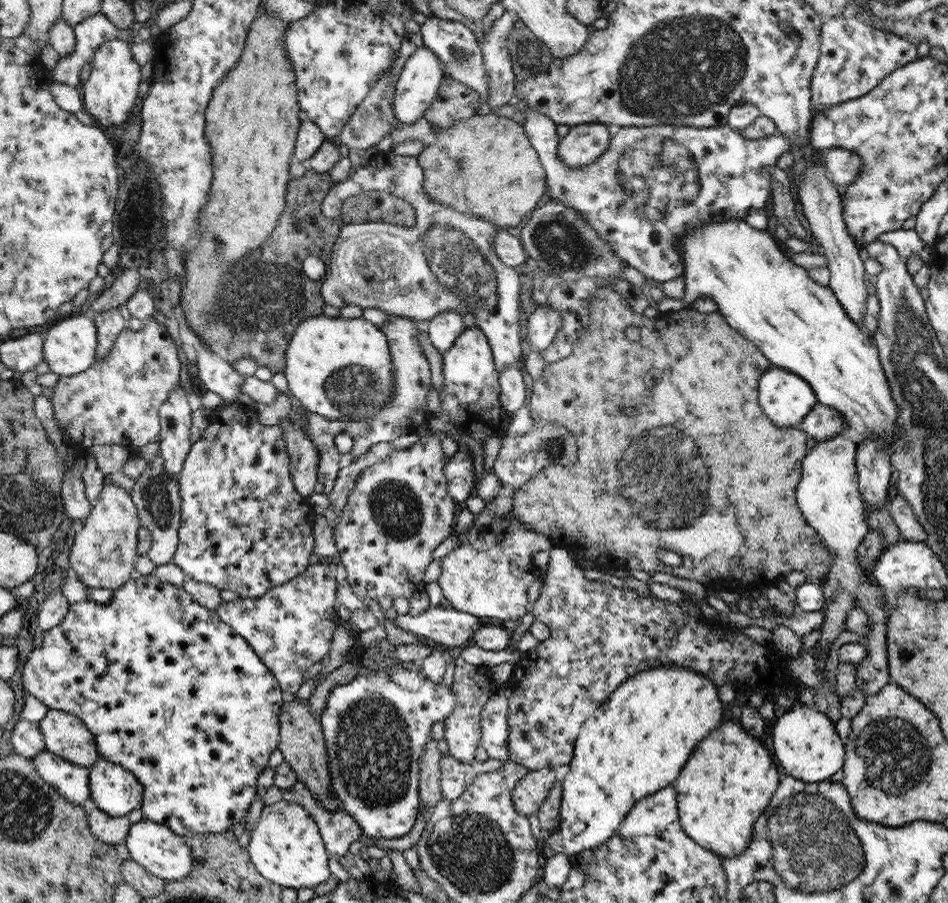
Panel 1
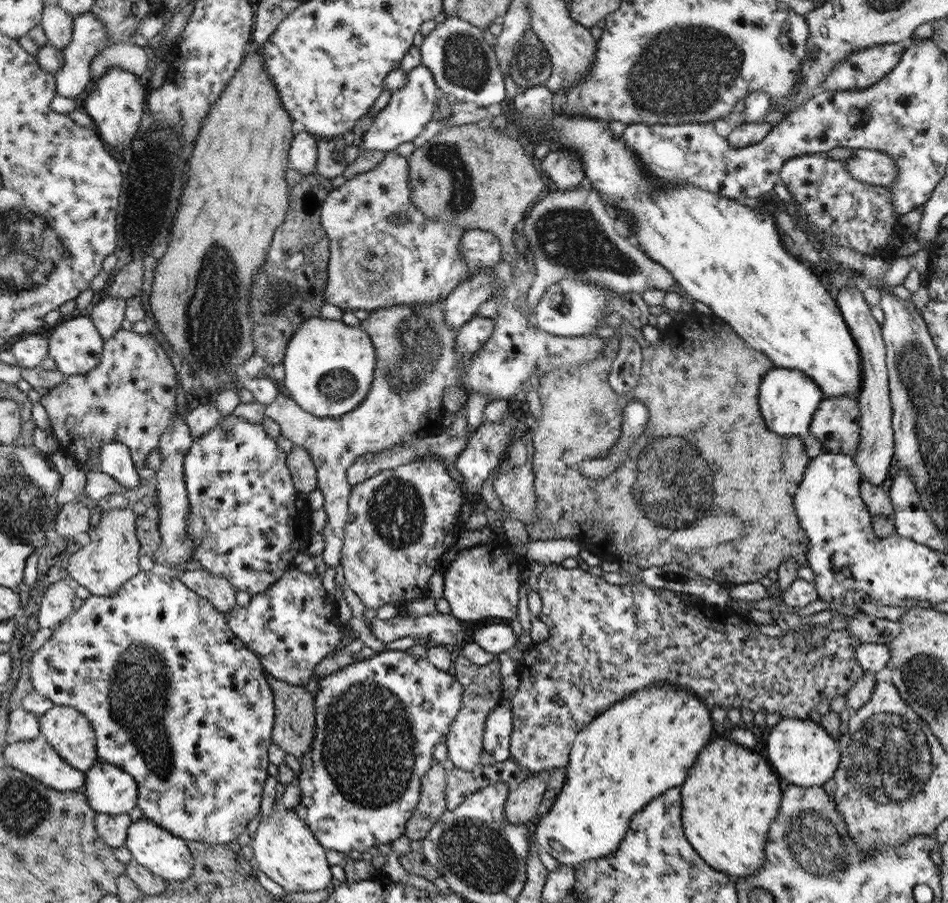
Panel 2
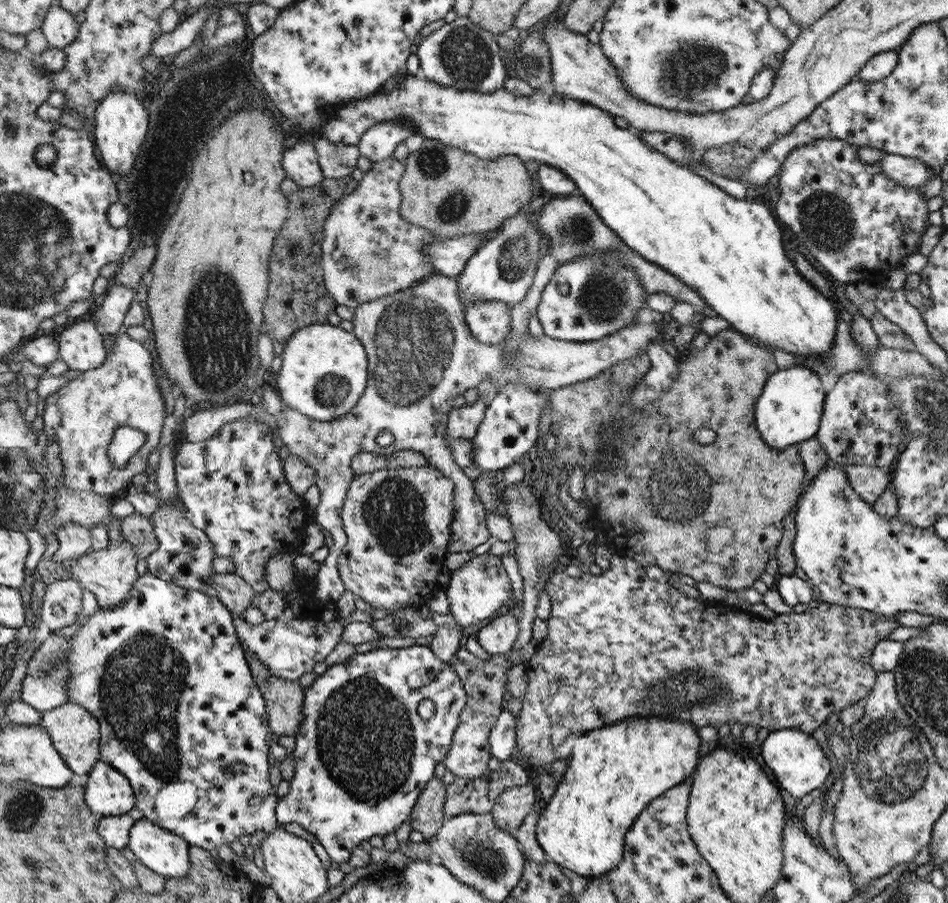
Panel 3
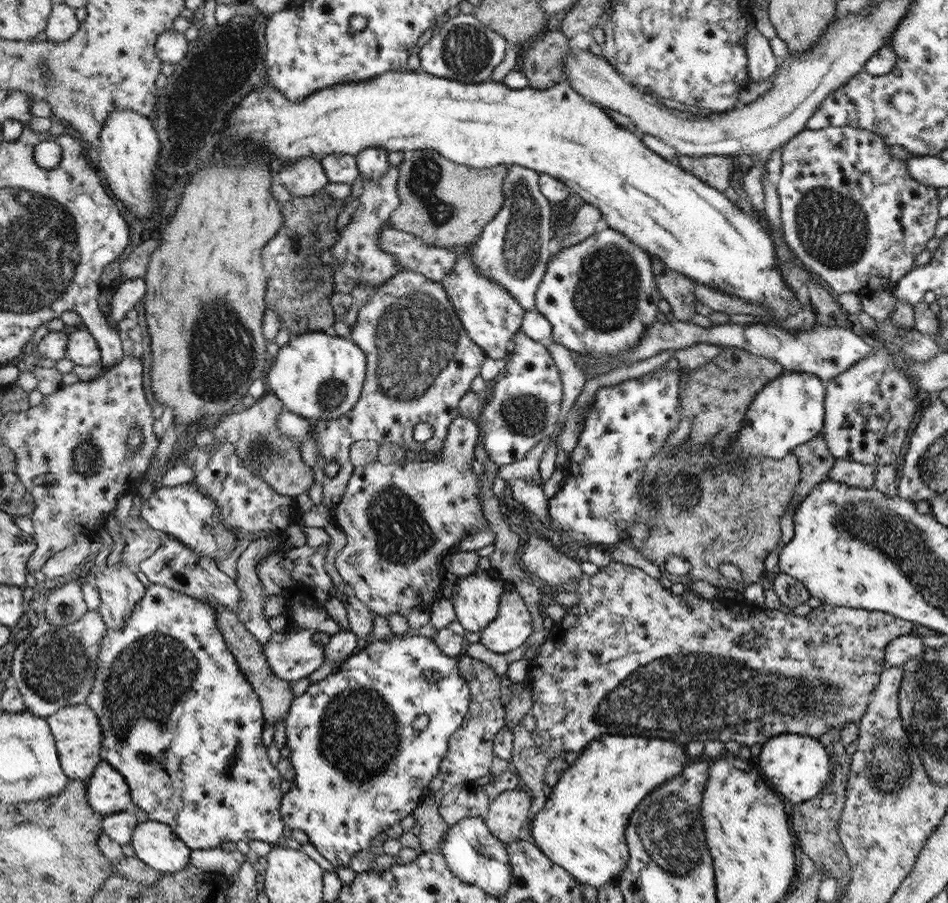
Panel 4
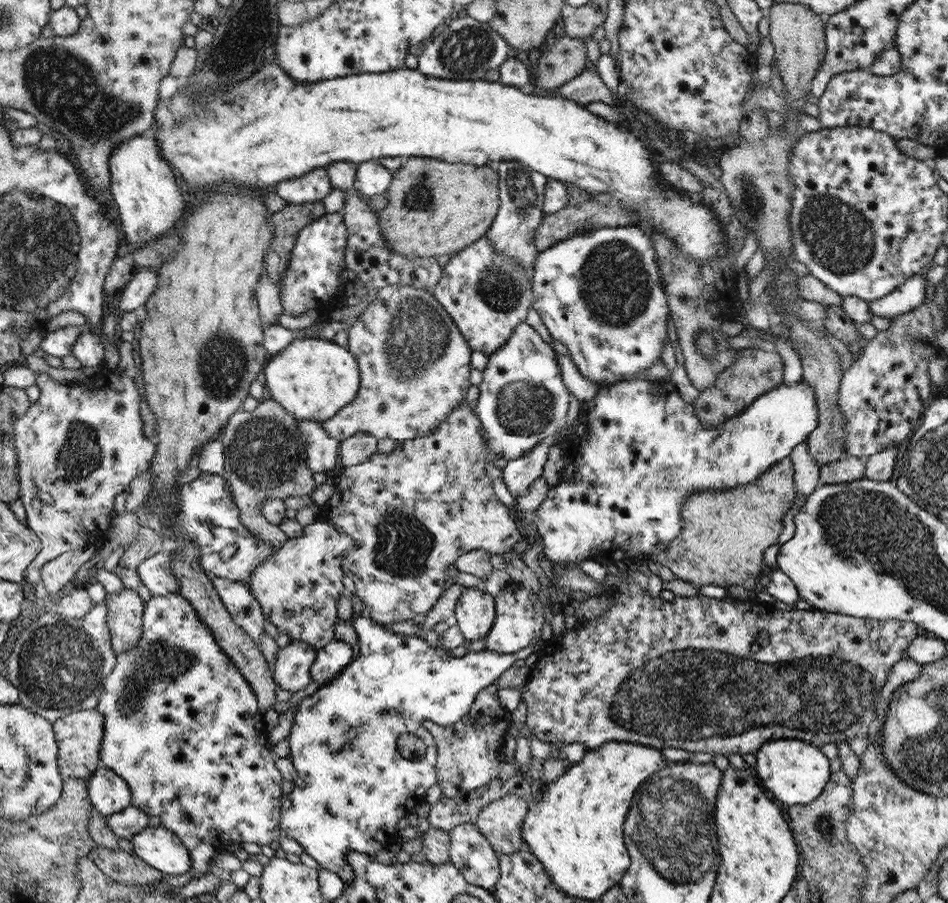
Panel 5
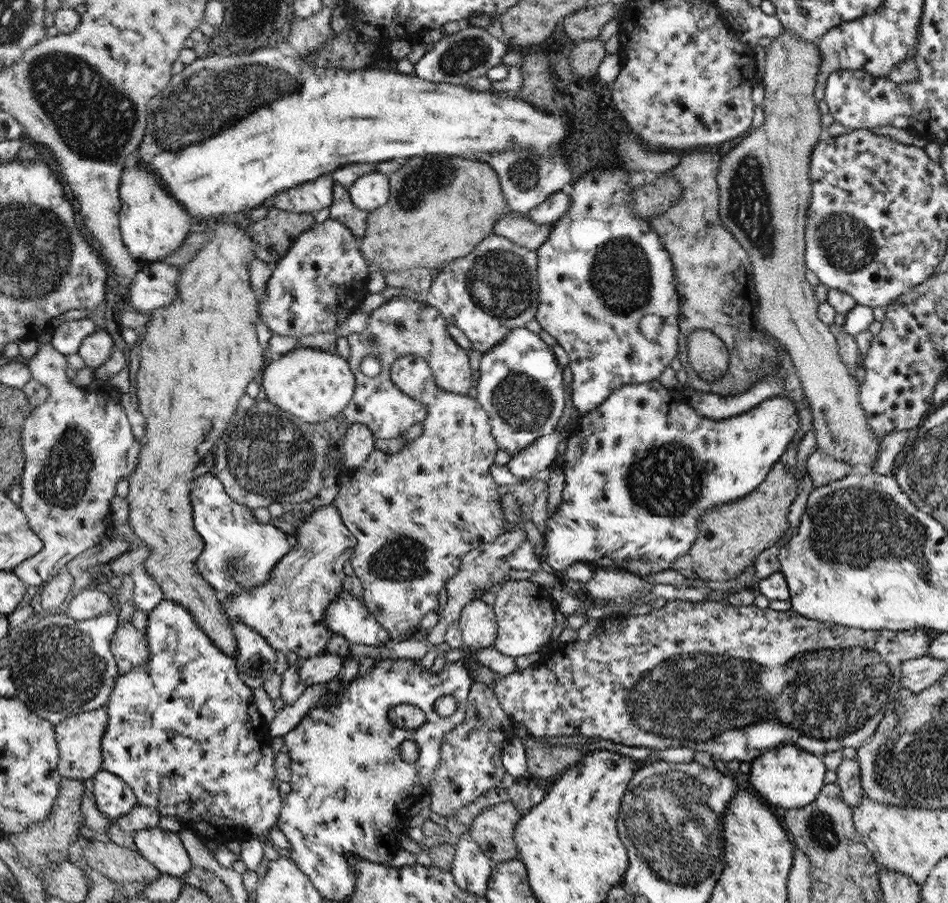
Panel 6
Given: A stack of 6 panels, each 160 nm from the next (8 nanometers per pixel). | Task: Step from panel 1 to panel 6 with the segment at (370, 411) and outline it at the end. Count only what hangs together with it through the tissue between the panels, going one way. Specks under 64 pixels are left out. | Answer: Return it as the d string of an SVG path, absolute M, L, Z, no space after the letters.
M298 346L281 356L273 356L262 378L266 399L311 424L328 424L334 420L346 408L355 391L350 362L337 353L318 348Z

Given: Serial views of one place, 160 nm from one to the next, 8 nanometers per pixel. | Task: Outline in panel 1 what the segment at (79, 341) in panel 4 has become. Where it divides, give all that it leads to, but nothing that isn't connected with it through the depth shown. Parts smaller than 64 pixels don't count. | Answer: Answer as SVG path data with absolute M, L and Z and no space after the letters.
M74 315L63 318L45 334L45 360L51 364L51 370L56 374L76 376L90 370L97 363L99 355L100 339L97 322L93 318L84 315Z

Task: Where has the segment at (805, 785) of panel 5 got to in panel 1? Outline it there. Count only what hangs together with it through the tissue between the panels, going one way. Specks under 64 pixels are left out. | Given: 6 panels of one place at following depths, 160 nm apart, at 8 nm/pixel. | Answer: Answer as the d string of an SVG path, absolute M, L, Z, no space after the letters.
M799 703L775 720L772 742L774 756L776 760L780 760L780 766L784 768L786 775L806 783L828 781L832 774L843 769L844 756L847 756L842 748L844 744L834 730L834 720L815 707L807 707Z

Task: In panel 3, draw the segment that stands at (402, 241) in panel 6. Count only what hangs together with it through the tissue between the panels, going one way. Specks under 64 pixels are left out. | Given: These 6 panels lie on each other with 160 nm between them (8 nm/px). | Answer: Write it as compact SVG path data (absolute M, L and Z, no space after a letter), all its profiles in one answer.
M424 138L419 150L410 153L405 160L407 172L404 175L402 216L414 225L428 229L439 240L451 239L463 234L480 233L488 236L488 230L504 226L523 206L534 198L534 179L531 180L526 165L518 156L508 154L492 162L480 160L474 154L460 152L446 146L439 140Z

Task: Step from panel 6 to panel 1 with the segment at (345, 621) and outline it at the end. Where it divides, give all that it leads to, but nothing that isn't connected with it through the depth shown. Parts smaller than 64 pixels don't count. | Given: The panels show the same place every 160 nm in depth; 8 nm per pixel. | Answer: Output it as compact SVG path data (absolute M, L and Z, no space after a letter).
M396 665L385 671L374 671L373 673L364 673L356 675L356 677L347 684L340 684L332 688L331 693L326 700L324 712L319 716L322 720L323 732L326 736L327 752L330 757L330 771L332 787L334 787L335 796L343 803L343 810L348 813L361 828L361 834L375 837L378 839L400 838L406 836L418 816L418 808L422 806L422 802L418 802L418 762L422 762L422 748L426 747L426 742L430 740L430 728L436 722L445 722L445 720L454 712L456 707L456 696L451 687L443 683L436 683L424 676L421 671L413 671L404 665Z

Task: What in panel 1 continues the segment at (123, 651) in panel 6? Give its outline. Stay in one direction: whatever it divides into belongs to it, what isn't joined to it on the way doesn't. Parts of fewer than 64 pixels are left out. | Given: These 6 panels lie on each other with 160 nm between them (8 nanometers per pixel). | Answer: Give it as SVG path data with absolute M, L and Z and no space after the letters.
M115 484L105 486L104 493L100 495L100 501L93 505L92 514L88 517L88 526L84 528L84 532L78 534L78 542L76 542L74 552L72 552L72 566L78 570L80 576L84 576L83 581L88 586L115 591L130 581L136 573L134 562L138 558L137 532L141 527L138 513L134 502L132 502L132 492Z

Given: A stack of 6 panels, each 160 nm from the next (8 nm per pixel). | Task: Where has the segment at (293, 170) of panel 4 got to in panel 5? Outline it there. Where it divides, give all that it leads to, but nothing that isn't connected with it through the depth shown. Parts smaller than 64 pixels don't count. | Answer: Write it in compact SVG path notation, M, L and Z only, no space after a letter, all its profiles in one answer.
M315 168L304 176L276 184L274 192L287 204L304 204L322 201L332 190L327 169Z

